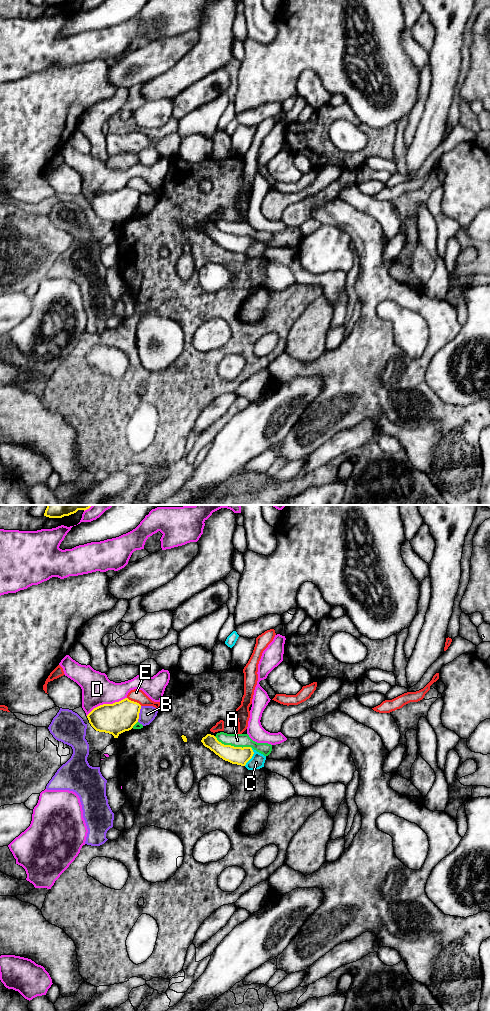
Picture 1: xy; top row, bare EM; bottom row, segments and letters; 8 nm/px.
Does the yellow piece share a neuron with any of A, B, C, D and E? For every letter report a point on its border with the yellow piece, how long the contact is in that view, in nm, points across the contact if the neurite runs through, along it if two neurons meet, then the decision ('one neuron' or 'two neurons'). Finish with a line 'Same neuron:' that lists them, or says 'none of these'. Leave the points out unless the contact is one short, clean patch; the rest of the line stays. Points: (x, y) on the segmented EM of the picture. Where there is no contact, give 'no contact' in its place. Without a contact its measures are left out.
A: contact xy (232, 746); length 300 nm; two neurons
B: contact xy (138, 714); length 130 nm; two neurons
C: contact xy (252, 755); length 160 nm; border xy (251, 747), (253, 755), (244, 765); two neurons
D: contact xy (106, 704); length 360 nm; two neurons
E: contact xy (133, 701); length 140 nm; two neurons
Same neuron: none of these

